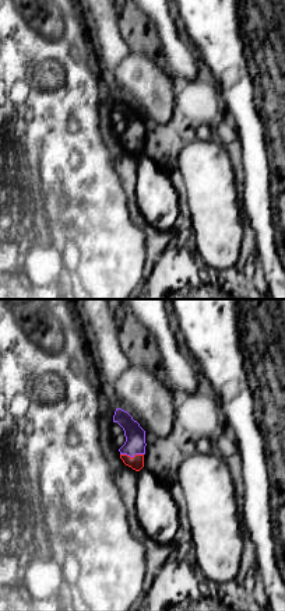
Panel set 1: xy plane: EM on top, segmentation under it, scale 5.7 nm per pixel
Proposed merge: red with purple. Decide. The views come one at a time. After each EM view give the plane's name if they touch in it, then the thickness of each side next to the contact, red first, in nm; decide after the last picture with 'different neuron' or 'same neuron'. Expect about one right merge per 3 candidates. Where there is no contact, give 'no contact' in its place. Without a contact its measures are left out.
xy | 80/120 nm

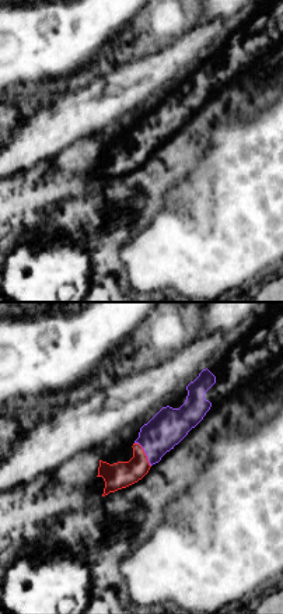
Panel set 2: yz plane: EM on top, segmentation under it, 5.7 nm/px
yz | 150/220 nm

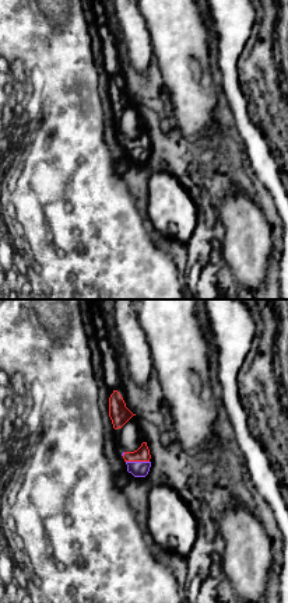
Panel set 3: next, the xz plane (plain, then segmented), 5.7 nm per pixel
xz | 80/100 nm

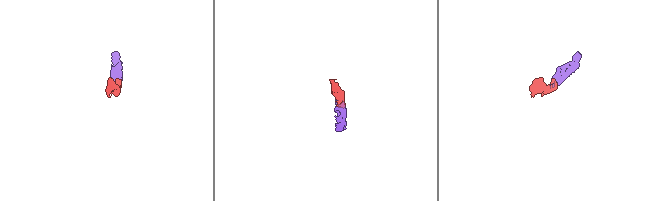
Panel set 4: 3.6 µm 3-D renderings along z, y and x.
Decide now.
same neuron

